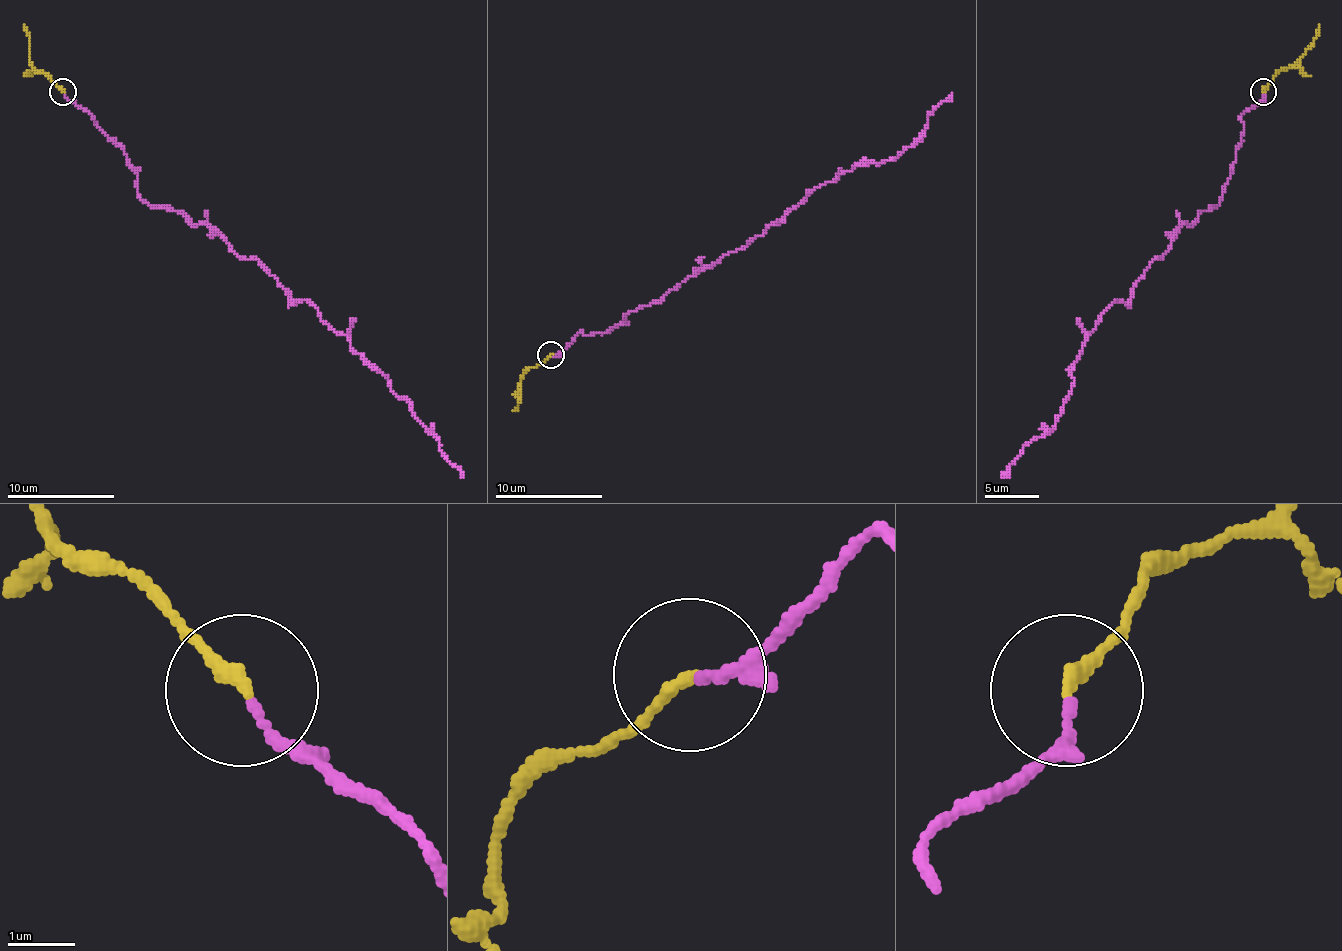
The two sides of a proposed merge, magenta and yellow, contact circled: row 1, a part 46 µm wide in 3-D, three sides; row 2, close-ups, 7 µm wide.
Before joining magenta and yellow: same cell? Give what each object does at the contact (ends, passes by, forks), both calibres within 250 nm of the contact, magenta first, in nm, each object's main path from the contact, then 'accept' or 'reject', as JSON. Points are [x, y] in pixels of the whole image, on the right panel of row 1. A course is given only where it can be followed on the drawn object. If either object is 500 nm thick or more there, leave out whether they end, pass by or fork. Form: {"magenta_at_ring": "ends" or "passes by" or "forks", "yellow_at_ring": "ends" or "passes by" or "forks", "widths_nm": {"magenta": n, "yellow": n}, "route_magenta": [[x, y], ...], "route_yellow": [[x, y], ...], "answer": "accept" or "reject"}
{"magenta_at_ring": "ends", "yellow_at_ring": "ends", "widths_nm": {"magenta": 160, "yellow": 200}, "route_magenta": [[1262, 92], [1241, 116], [1217, 205], [1184, 224], [1125, 302], [1098, 321], [1074, 361], [1058, 421], [1001, 477]], "route_yellow": [[1262, 92], [1276, 73], [1292, 65], [1314, 41], [1319, 25]], "answer": "accept"}

